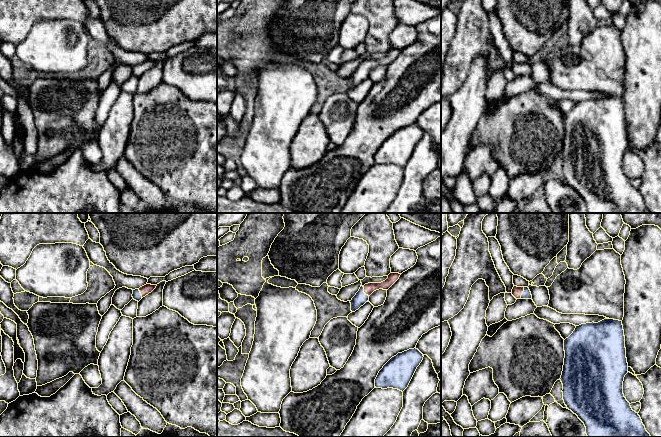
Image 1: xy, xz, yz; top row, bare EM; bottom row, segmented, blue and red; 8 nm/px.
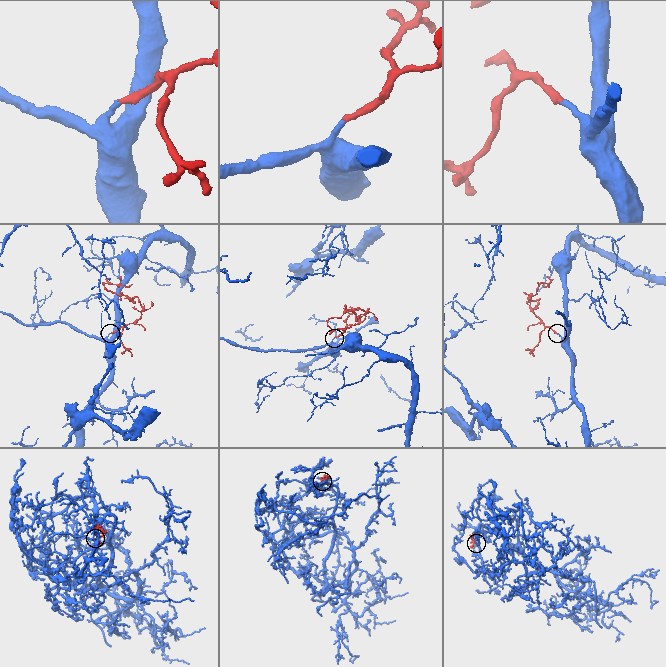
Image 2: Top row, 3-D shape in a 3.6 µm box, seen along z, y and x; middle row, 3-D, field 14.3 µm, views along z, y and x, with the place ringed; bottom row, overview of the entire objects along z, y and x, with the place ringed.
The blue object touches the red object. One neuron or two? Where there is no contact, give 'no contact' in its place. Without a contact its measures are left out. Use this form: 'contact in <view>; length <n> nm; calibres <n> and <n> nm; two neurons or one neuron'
contact in yz; length 100 nm; calibres 70 and 80 nm; one neuron

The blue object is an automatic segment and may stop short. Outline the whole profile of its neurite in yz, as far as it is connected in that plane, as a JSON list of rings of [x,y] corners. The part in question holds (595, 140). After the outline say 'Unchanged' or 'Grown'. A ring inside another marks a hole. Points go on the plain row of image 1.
[[[604,95],[598,99],[586,99],[576,102],[573,109],[564,116],[564,141],[561,151],[561,158],[563,160],[563,176],[569,186],[578,192],[586,203],[586,210],[588,213],[651,213],[646,207],[645,202],[638,189],[632,186],[630,179],[626,176],[623,170],[623,157],[625,151],[628,149],[628,139],[626,134],[625,112],[622,97],[614,95]]]. Unchanged

